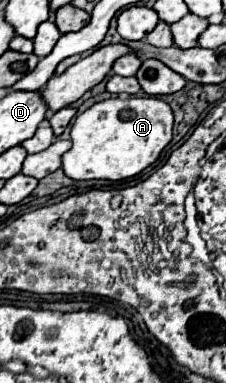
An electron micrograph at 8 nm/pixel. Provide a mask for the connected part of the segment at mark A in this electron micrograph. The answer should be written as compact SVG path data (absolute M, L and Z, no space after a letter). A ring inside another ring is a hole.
M110 97L94 103L74 119L72 147L62 155L62 169L68 177L122 181L152 165L162 149L172 141L174 115L166 101L158 97Z

